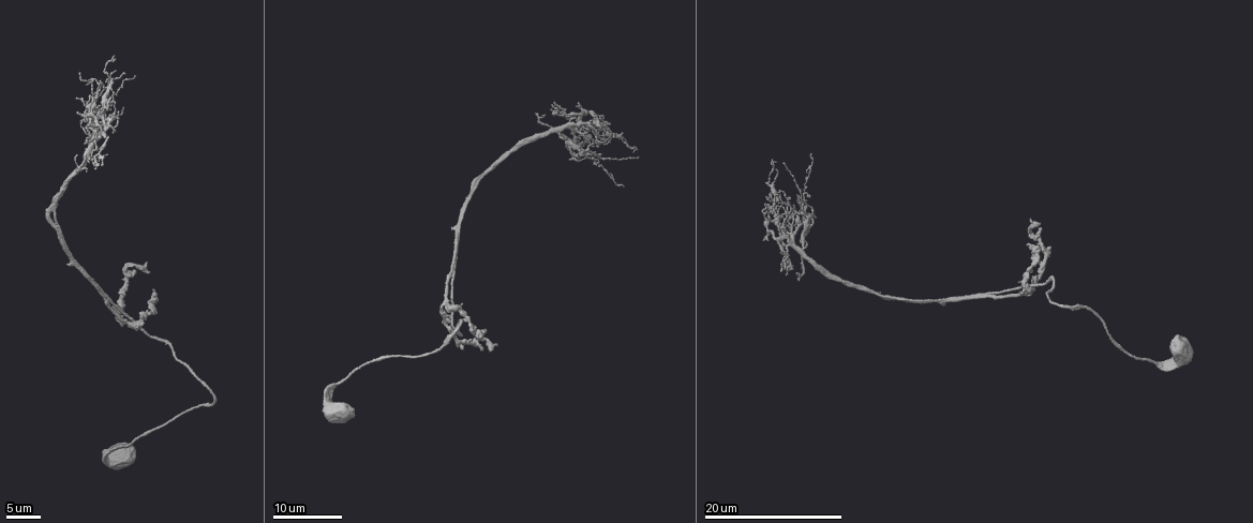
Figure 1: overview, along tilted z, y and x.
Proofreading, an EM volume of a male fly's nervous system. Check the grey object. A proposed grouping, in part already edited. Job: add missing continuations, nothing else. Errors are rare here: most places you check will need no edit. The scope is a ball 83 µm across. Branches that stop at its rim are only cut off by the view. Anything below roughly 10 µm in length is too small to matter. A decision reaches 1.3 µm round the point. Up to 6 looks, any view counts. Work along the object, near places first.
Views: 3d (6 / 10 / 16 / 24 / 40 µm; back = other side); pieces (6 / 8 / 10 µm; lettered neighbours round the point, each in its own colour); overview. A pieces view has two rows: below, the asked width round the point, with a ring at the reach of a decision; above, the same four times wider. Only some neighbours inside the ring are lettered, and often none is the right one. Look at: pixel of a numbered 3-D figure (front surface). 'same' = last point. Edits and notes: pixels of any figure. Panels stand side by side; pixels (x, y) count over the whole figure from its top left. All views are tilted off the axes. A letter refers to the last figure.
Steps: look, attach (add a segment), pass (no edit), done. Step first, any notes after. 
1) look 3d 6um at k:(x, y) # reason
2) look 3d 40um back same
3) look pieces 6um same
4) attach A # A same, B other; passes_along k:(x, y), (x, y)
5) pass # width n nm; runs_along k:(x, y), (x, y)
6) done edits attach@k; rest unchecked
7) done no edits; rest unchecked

look 3d 16um at 1:(153, 290) # free end

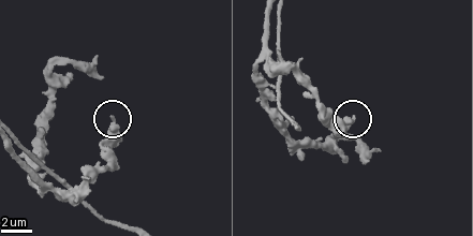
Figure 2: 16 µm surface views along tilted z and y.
look pieces 10um at 2:(111, 116)

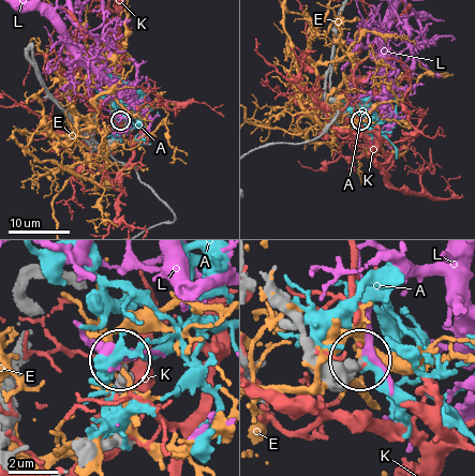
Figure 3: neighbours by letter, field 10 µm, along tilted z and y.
pass # A other, E other, K other, L other; no lettered segment goes on from it

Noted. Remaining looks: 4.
look 3d 24um at 1:(490, 351) # end of a long branch

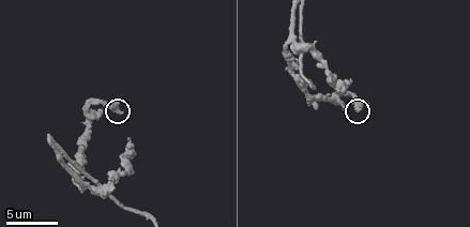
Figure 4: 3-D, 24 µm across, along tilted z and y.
look pieces 10um at 4:(360, 109)

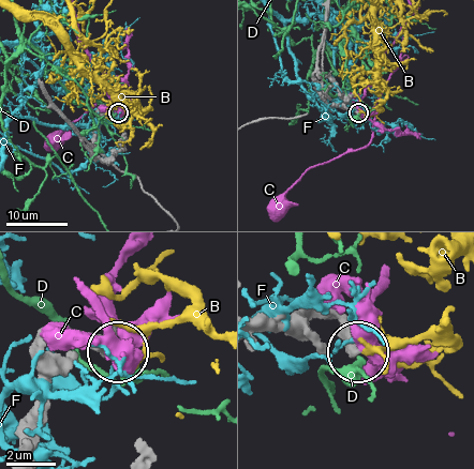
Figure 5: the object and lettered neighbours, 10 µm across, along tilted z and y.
pass # B other, C other, D other, F other; none of them fits

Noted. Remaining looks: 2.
look 3d 16um at 1:(554, 105) # free end

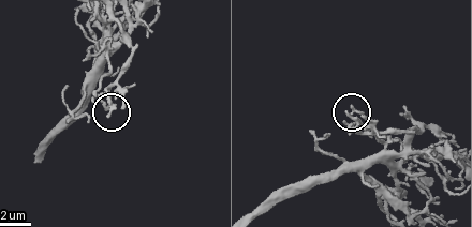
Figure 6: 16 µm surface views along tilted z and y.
look pieces 10um at 6:(345, 113)

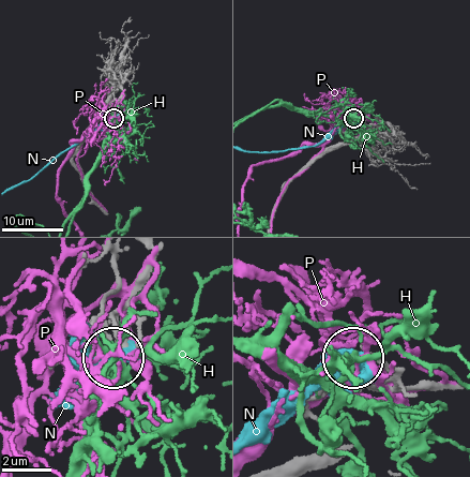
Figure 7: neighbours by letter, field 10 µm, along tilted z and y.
pass # H other, N other, P other; no lettered segment goes on from it

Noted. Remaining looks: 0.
done no edits; rest unchecked

